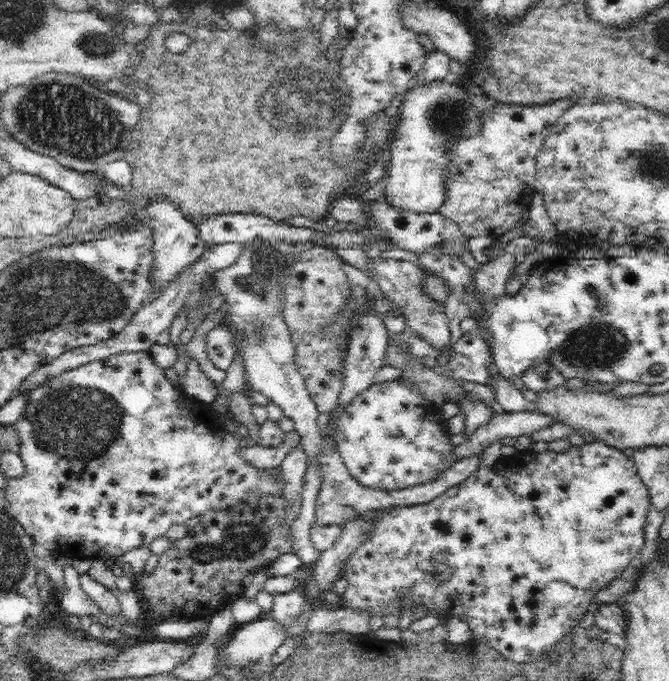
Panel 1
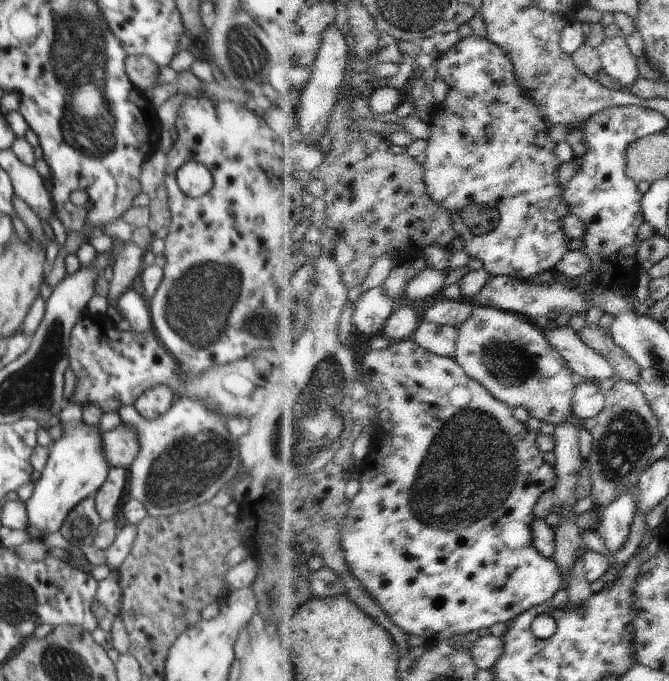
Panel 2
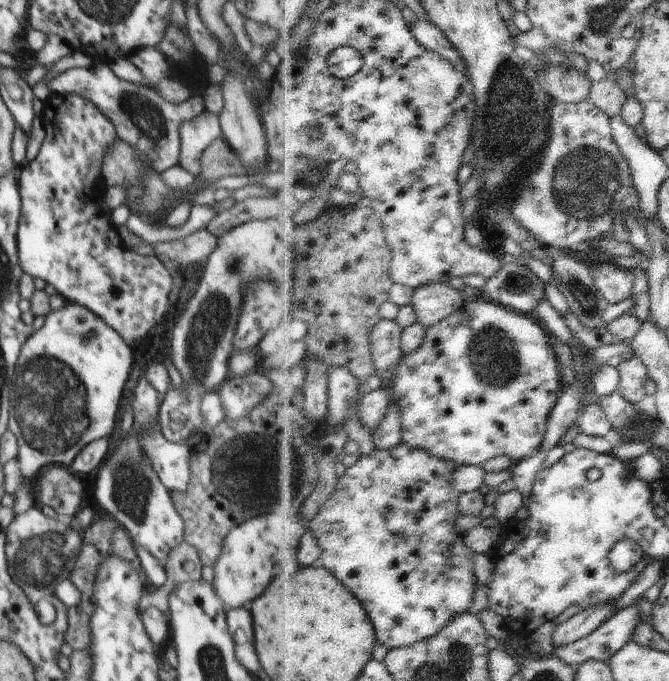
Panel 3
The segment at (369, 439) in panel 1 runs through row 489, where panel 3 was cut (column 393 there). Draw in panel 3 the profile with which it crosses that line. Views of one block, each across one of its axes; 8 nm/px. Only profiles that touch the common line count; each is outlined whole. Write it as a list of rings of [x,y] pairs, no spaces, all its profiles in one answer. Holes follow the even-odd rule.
[[[470,299],[468,304],[459,309],[456,314],[431,327],[423,346],[417,352],[406,355],[399,365],[399,372],[393,385],[395,395],[392,397],[390,392],[388,394],[391,402],[395,401],[401,407],[403,442],[409,443],[414,449],[426,450],[431,456],[453,461],[456,465],[484,465],[501,457],[509,457],[516,463],[520,463],[532,458],[543,448],[547,440],[552,414],[559,404],[562,392],[566,390],[561,363],[560,360],[556,360],[557,351],[554,350],[552,344],[553,342],[550,342],[548,338],[548,332],[538,322],[534,322],[530,315],[518,314],[518,311],[494,302]]]

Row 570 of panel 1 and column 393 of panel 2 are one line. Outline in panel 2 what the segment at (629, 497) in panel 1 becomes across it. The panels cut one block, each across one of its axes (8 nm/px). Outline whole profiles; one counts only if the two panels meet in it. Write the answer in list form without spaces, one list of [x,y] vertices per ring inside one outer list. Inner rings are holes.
[[[413,338],[393,343],[387,349],[372,350],[364,357],[361,373],[370,379],[373,388],[378,392],[381,418],[366,458],[368,468],[362,469],[362,489],[352,500],[351,511],[343,530],[343,545],[354,574],[381,602],[381,607],[409,635],[422,636],[426,645],[437,646],[460,634],[515,621],[523,612],[554,598],[563,588],[565,574],[557,560],[540,552],[535,543],[533,527],[537,519],[534,510],[539,502],[548,491],[554,489],[555,492],[555,488],[559,486],[558,470],[550,468],[544,452],[540,450],[538,438],[541,432],[533,434],[526,422],[516,418],[513,406],[498,400],[484,384],[472,378],[454,357],[436,354]]]

